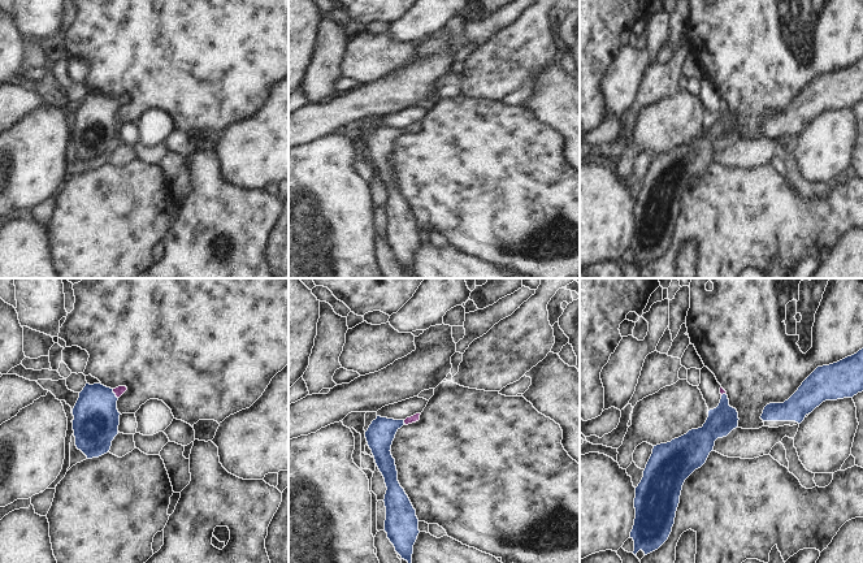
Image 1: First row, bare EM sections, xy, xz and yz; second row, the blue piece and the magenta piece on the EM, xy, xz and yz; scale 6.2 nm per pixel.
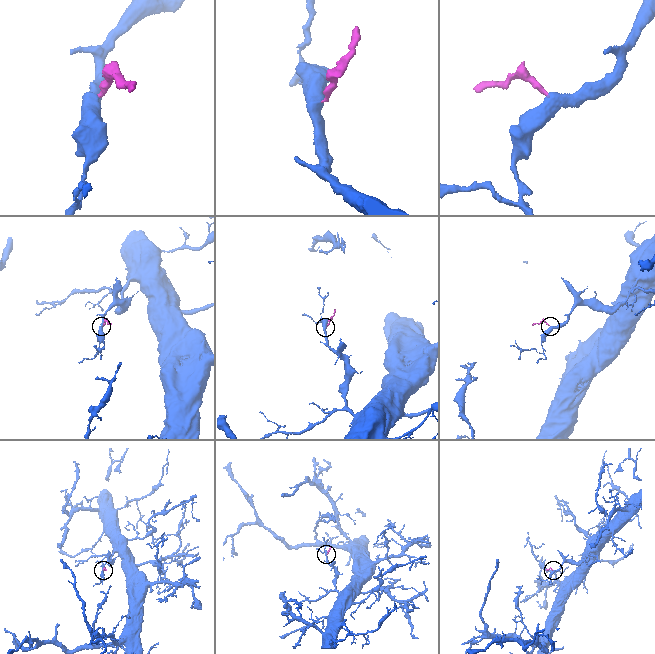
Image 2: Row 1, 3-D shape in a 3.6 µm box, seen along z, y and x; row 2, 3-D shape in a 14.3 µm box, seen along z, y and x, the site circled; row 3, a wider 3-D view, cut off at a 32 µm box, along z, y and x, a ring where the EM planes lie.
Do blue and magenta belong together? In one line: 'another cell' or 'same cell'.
same cell

